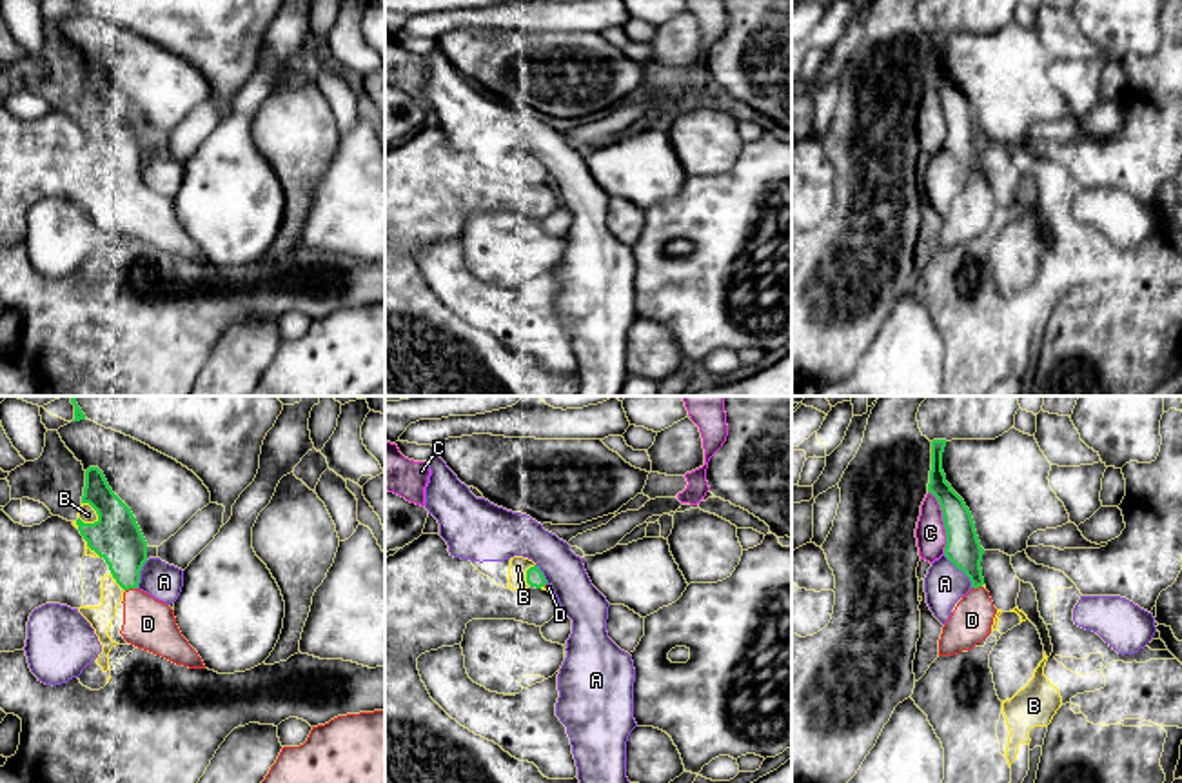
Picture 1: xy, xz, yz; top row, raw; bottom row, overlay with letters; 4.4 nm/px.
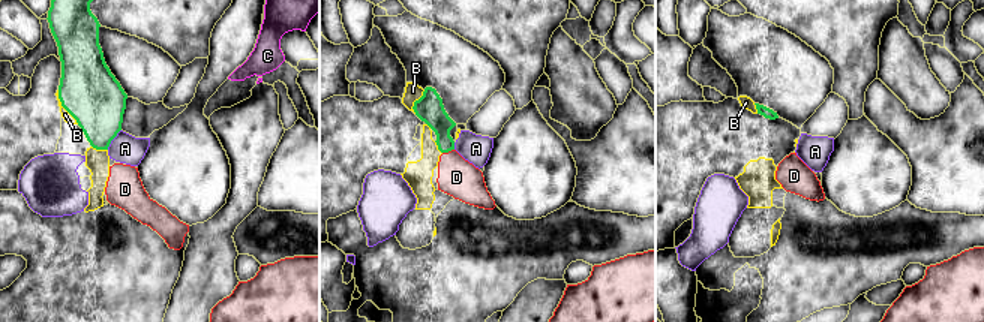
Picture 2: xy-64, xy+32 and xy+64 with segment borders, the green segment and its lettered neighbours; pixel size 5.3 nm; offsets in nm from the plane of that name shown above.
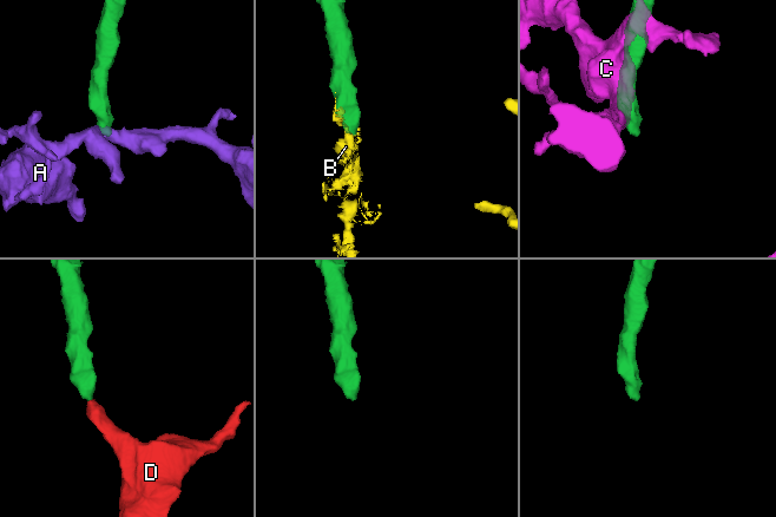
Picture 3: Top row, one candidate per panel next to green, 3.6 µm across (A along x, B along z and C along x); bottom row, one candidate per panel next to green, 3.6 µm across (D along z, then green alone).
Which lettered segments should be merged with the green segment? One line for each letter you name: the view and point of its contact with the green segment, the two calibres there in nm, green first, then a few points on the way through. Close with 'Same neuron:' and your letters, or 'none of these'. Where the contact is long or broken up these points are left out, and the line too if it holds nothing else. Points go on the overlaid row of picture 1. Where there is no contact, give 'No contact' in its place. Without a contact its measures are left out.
D: Touches green at xy (131, 587). Thickness 220 nm (green) against 220 nm
Same neuron: D

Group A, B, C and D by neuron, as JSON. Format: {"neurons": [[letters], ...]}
{"neurons": [["A"], ["B"], ["C"], ["D"]]}

